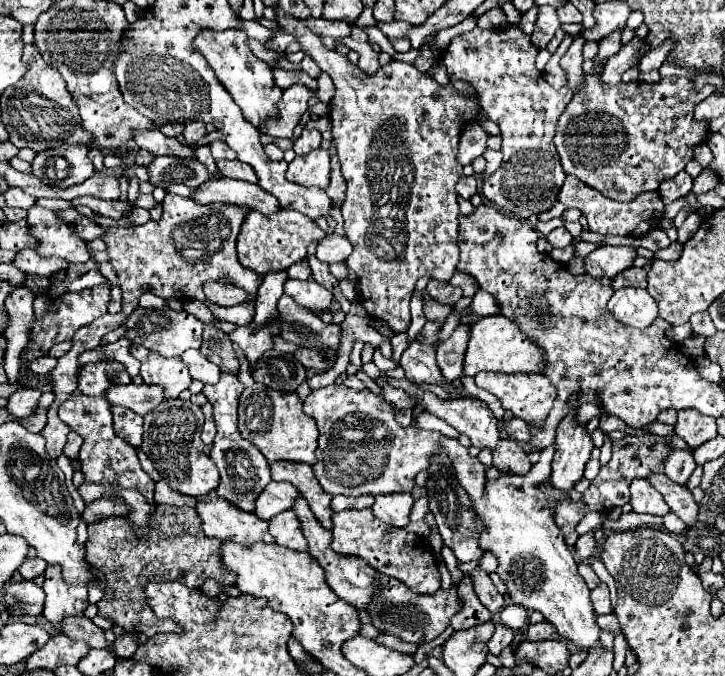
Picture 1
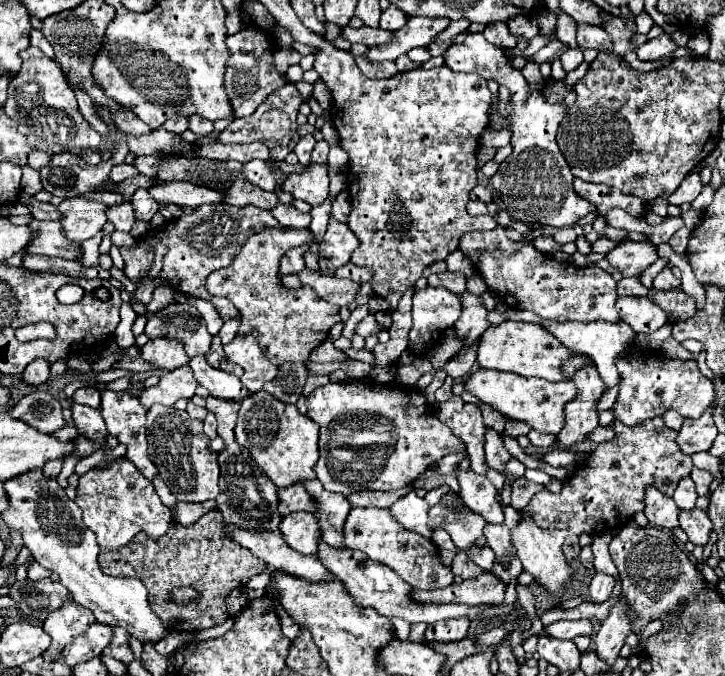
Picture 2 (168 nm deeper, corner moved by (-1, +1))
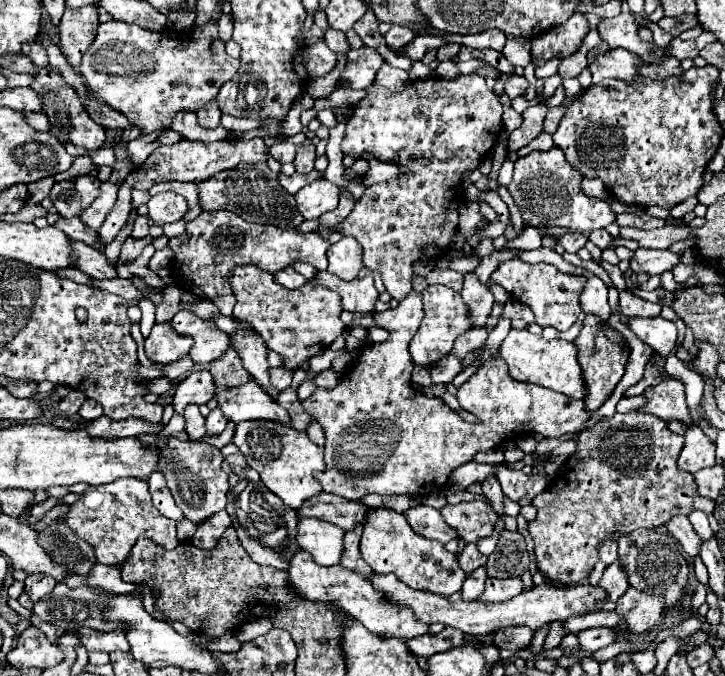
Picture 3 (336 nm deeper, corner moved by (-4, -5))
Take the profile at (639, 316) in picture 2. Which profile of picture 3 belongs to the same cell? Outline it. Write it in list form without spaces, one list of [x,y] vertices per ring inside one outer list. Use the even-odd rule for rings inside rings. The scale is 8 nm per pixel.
[[[661,316],[653,318],[629,318],[629,328],[655,352],[661,356],[667,356],[677,342],[677,328],[671,320],[665,320]]]

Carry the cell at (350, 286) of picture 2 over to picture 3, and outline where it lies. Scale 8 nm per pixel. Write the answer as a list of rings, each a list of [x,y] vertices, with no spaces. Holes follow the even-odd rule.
[[[323,270],[317,272],[317,276],[311,280],[315,286],[325,286],[341,296],[343,310],[353,312],[353,314],[371,314],[377,302],[379,292],[373,286],[373,278],[357,278],[357,280],[339,280],[335,274]]]

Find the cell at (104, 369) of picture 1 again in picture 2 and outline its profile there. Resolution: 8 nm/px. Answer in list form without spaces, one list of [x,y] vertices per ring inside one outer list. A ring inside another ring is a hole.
[[[80,388],[80,390],[76,390],[74,396],[72,396],[72,400],[76,404],[86,404],[90,408],[98,408],[100,406],[100,394],[98,394],[98,390],[92,390],[92,388]]]

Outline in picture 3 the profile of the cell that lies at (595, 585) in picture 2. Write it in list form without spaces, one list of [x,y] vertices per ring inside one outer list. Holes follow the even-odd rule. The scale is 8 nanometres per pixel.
[[[613,562],[611,566],[605,568],[605,572],[599,580],[599,586],[607,592],[607,600],[611,600],[611,602],[617,602],[617,598],[629,588],[627,574],[619,566],[619,562]]]

